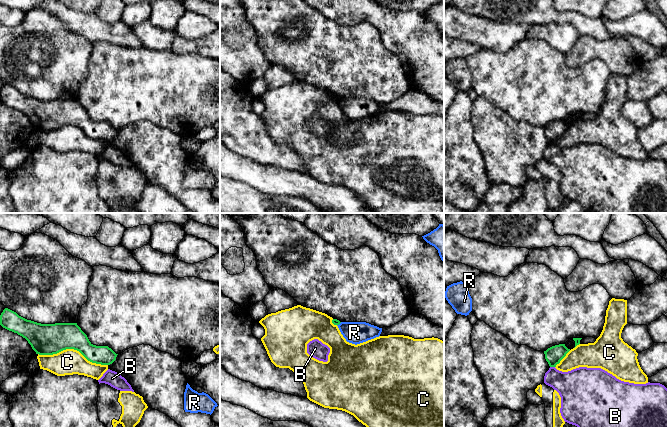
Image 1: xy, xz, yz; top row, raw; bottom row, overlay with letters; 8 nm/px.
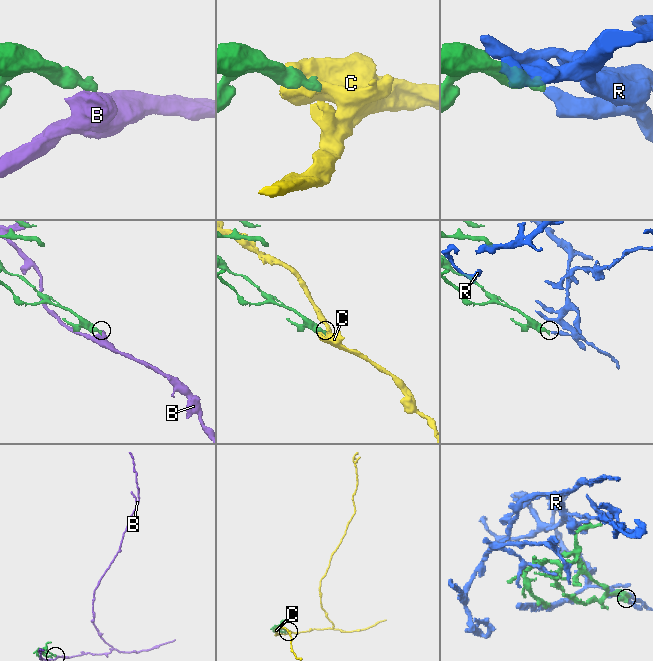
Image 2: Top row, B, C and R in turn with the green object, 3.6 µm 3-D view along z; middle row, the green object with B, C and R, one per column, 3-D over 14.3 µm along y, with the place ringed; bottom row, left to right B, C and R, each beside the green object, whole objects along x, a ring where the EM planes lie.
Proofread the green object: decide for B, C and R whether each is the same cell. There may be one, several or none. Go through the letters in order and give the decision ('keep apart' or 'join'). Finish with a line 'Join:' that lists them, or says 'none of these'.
B: keep apart
C: keep apart
R: keep apart
Join: none of these

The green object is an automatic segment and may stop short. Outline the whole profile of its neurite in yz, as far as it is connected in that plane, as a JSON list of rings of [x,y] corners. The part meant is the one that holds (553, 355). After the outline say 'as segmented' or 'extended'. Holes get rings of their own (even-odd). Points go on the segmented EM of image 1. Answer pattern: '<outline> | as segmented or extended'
[[[565,344],[555,345],[544,351],[545,359],[550,367],[556,367],[569,351]]] | as segmented

